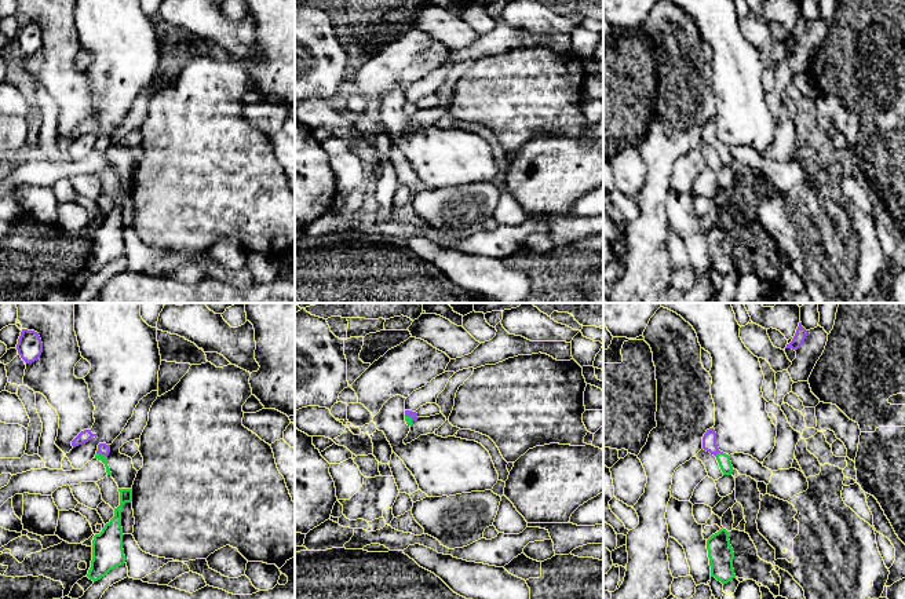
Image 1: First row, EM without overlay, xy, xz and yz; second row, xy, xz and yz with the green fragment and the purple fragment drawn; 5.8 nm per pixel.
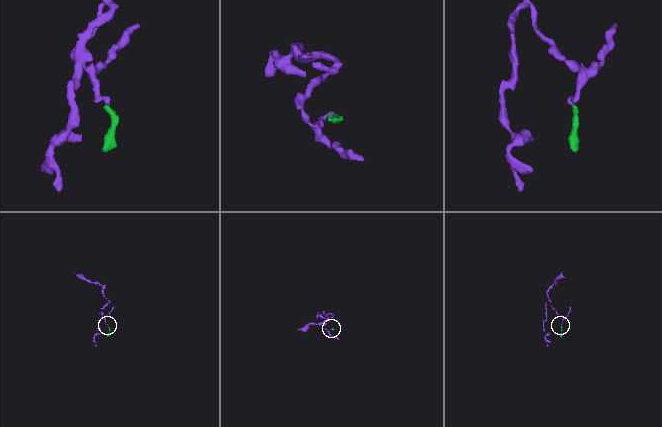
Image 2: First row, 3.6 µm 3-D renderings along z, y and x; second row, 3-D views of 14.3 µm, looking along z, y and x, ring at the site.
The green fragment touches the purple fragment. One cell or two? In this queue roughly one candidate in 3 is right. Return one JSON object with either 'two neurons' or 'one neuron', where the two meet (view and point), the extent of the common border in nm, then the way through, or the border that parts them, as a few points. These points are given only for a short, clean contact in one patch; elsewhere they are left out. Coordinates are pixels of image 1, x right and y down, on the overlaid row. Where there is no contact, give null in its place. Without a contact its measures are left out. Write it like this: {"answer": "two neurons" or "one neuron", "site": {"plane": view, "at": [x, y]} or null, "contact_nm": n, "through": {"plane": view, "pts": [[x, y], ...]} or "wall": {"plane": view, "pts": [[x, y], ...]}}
{"answer": "one neuron", "site": {"plane": "xy", "at": [102, 455]}, "contact_nm": 70, "through": {"plane": "xy", "pts": [[103, 459], [102, 455], [103, 449]]}}

